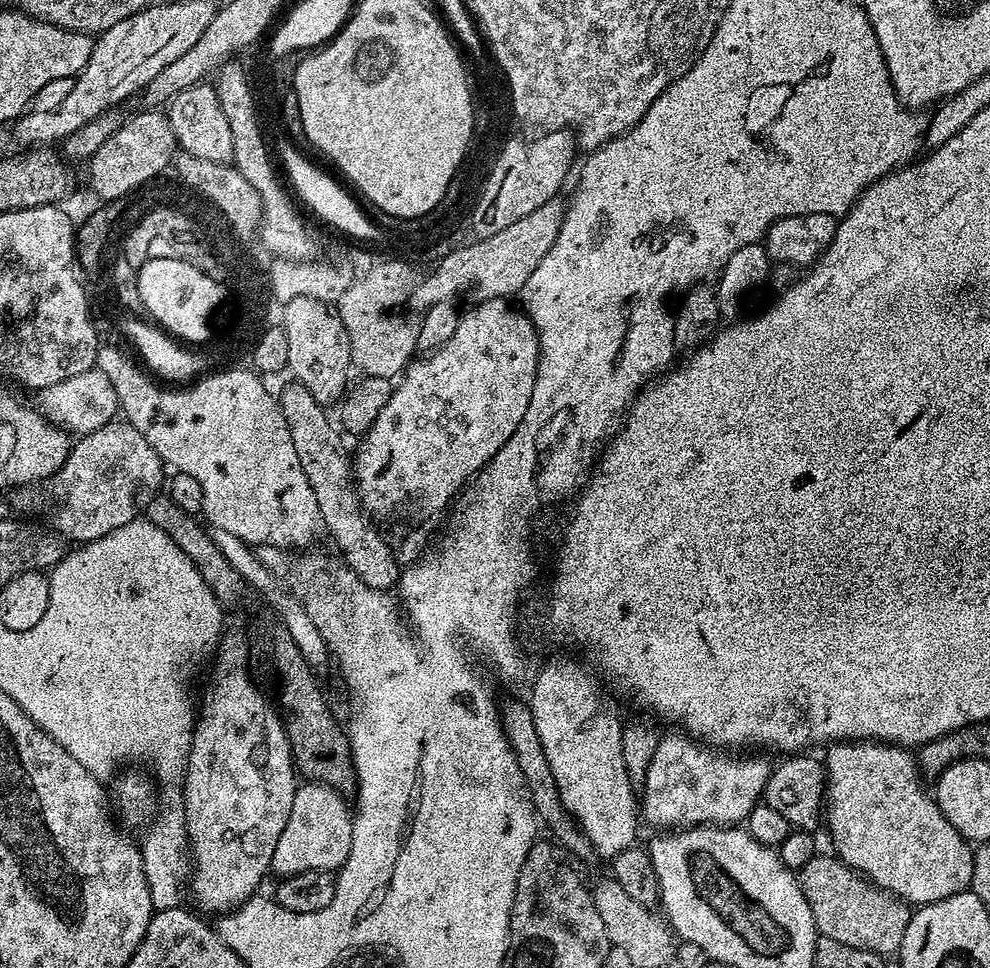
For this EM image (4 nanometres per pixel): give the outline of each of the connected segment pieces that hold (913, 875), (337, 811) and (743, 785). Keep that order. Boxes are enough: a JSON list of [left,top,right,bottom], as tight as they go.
[[826,742,974,906],[271,782,352,877],[642,730,773,828]]

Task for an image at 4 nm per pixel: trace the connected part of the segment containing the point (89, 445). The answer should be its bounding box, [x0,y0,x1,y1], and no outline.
[52,422,166,542]

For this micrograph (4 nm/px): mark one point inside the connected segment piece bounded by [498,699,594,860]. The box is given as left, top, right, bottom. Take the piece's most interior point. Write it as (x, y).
(515, 716)

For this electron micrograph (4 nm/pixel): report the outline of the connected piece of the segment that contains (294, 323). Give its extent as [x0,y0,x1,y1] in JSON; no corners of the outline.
[282,298,353,405]

